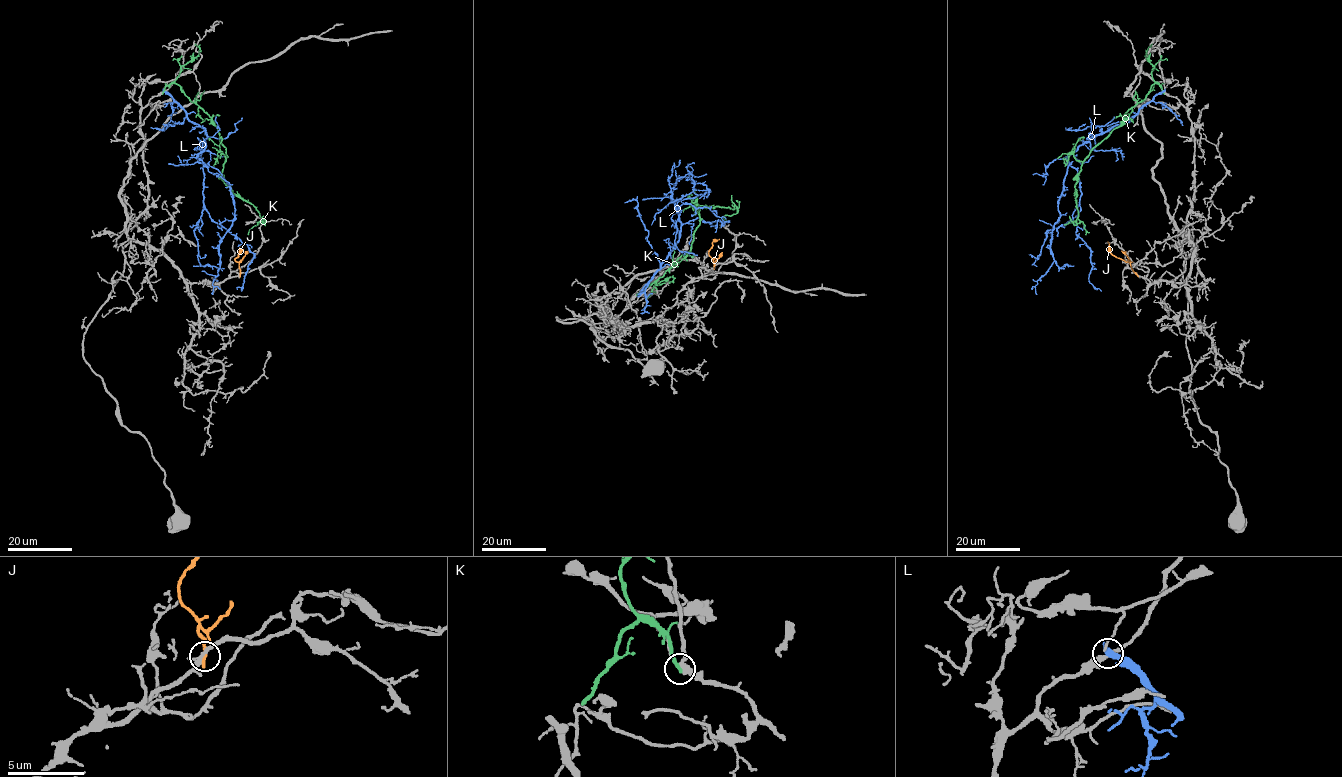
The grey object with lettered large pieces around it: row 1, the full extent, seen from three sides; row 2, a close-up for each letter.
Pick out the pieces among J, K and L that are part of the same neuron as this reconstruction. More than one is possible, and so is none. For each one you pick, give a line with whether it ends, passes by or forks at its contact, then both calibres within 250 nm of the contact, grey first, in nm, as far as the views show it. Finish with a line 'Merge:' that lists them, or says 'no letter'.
Merge: no letter

